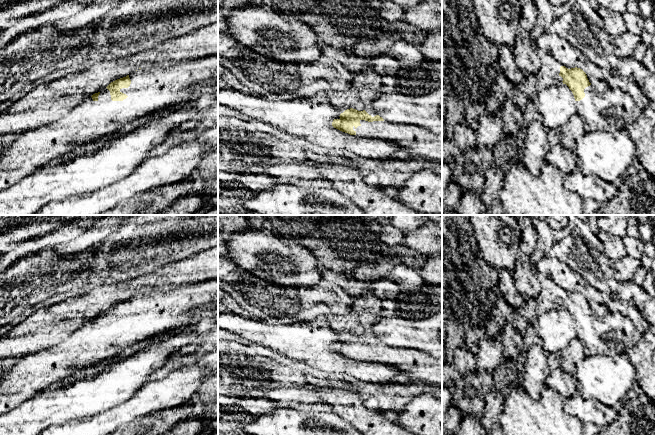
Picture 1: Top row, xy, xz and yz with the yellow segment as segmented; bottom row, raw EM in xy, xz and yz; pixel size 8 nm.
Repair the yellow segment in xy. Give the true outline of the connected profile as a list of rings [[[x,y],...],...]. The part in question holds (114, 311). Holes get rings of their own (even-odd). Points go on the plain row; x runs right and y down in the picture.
[[[218,278],[171,289],[154,288],[111,306],[101,316],[77,327],[61,343],[20,356],[0,379],[0,415],[54,387],[76,369],[99,362],[117,361],[132,354],[133,347],[138,343],[194,325],[203,316],[191,315],[189,311],[207,303],[218,304]]]

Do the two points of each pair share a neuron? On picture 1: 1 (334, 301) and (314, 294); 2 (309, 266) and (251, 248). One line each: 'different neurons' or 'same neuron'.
1: same neuron
2: same neuron

